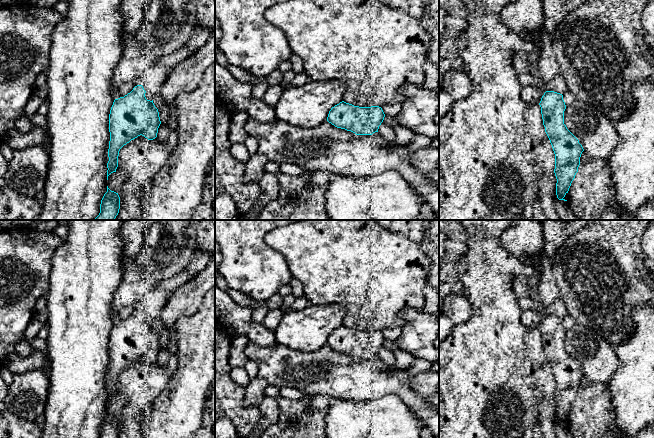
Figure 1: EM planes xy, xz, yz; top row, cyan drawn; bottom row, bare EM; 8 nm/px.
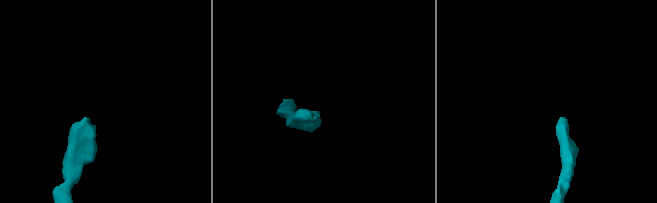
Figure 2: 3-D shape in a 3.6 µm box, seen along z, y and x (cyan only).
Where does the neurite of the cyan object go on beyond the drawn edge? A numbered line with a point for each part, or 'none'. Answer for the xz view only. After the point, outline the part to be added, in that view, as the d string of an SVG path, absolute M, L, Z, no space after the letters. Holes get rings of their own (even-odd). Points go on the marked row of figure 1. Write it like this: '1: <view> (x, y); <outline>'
none

